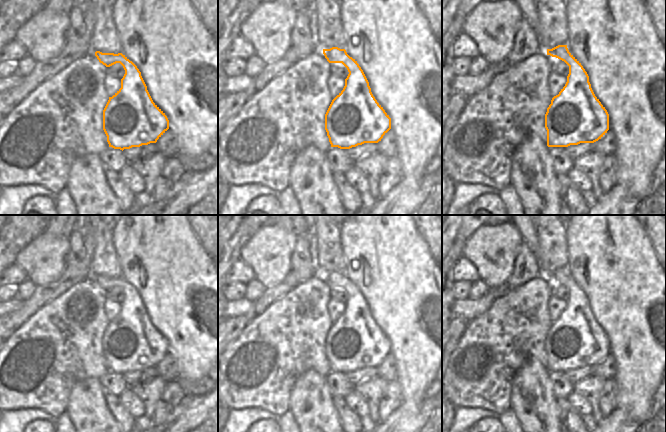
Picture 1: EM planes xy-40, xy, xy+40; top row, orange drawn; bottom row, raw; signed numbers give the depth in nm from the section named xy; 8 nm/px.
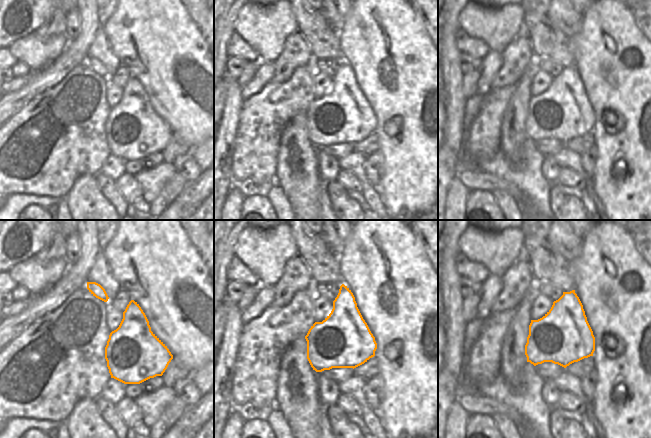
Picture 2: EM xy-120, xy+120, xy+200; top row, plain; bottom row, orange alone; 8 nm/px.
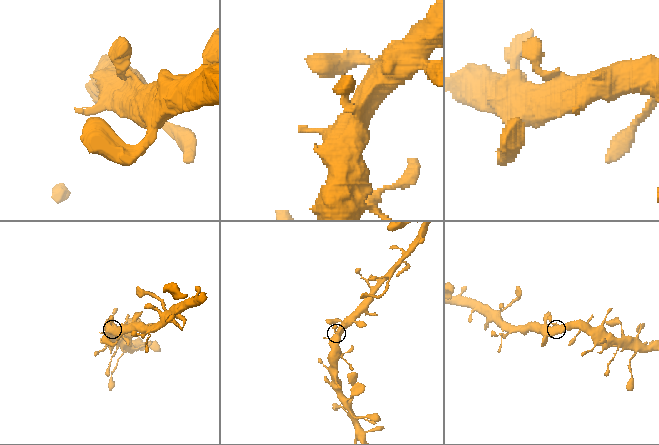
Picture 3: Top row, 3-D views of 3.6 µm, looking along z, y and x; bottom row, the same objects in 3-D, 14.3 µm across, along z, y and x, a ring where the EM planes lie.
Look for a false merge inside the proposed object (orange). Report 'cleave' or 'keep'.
keep

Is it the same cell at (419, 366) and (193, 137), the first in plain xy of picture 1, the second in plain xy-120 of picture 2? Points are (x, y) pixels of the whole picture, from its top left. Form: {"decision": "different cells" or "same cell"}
{"decision": "same cell"}

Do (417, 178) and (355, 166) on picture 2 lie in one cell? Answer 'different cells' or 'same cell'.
different cells

